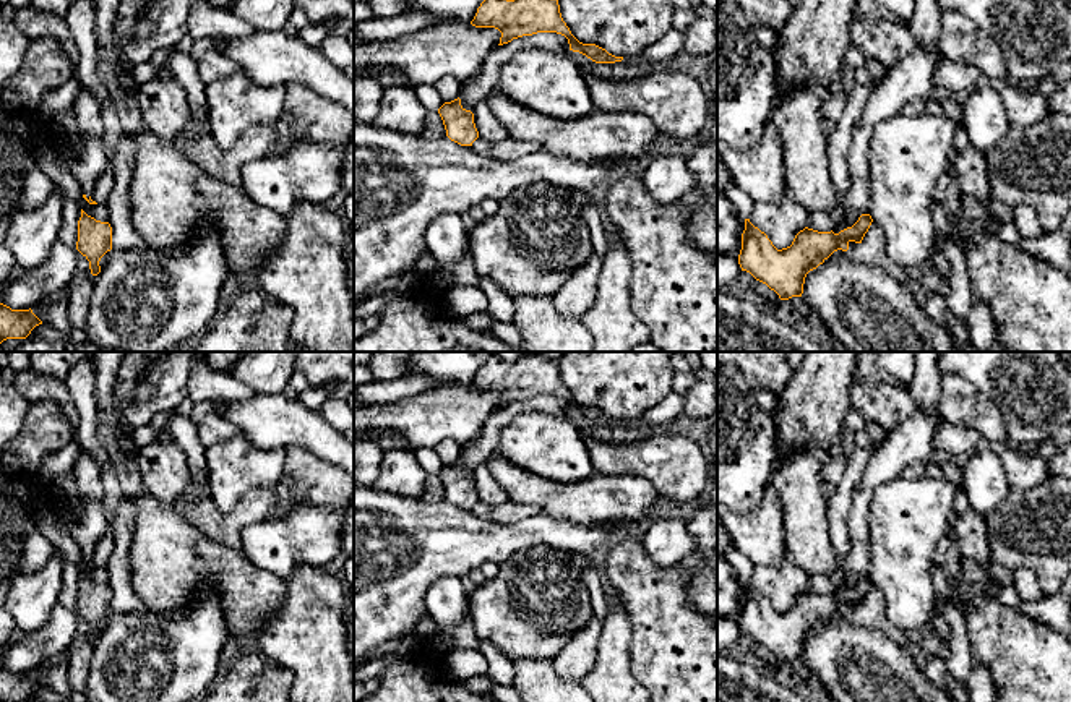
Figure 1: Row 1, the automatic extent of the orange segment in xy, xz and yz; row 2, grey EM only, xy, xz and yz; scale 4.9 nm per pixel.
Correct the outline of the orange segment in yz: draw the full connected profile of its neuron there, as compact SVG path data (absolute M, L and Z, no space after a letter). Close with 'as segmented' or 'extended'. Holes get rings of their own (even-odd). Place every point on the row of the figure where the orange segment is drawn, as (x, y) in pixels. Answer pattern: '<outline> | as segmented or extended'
M862 214L852 227L839 233L805 227L790 246L777 250L764 232L745 219L738 264L742 271L774 290L781 300L802 297L806 274L834 251L847 251L850 242L862 243L871 222L870 214Z | as segmented

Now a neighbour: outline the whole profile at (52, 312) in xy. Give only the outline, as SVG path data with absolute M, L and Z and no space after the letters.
M68 287L42 300L32 306L32 313L42 321L60 332L67 332L67 310L70 305Z

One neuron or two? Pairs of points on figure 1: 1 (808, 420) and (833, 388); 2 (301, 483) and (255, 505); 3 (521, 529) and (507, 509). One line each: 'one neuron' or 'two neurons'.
1: one neuron
2: two neurons
3: two neurons

